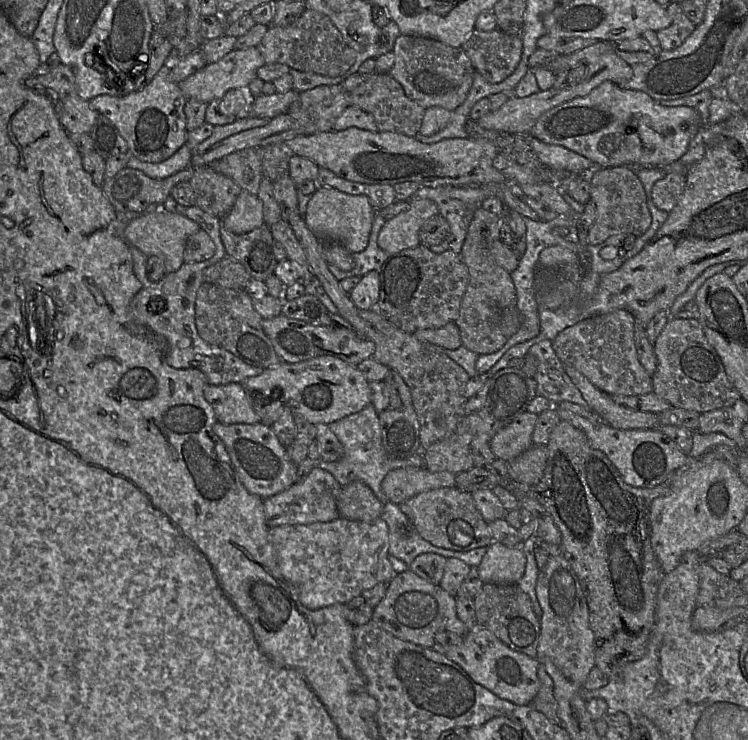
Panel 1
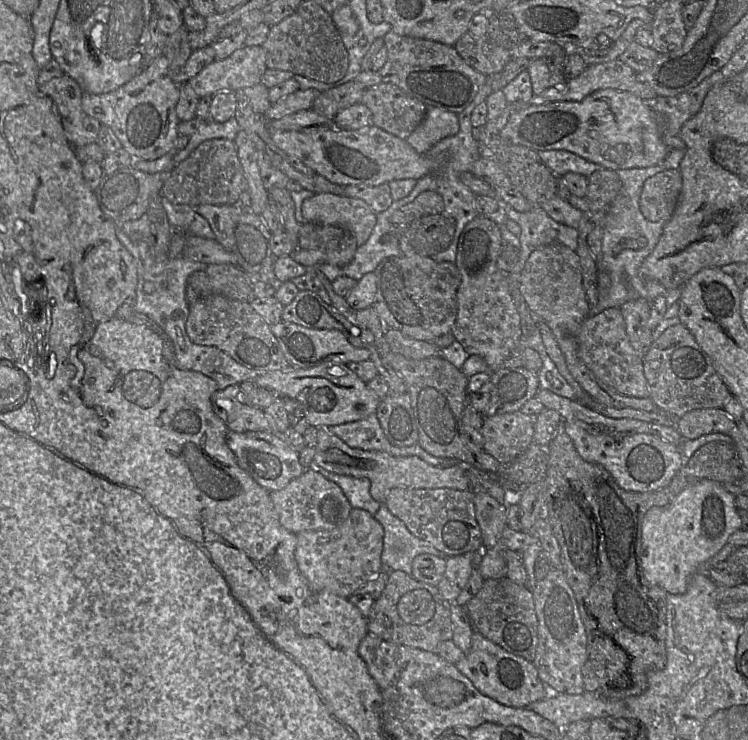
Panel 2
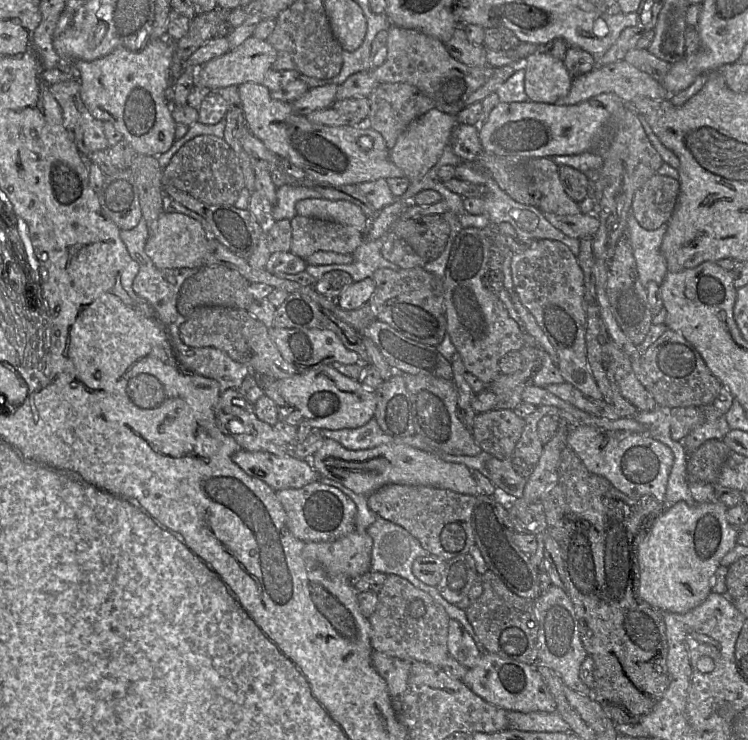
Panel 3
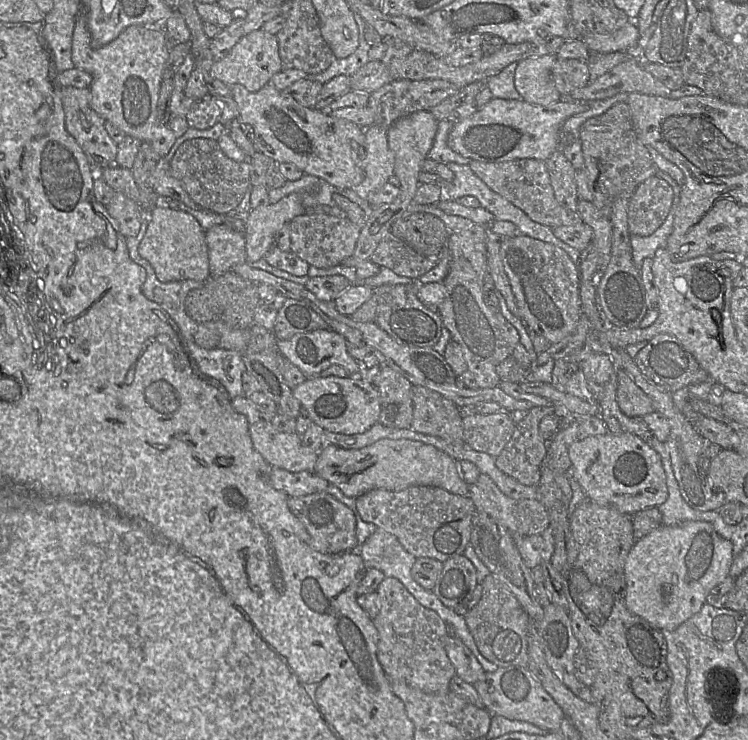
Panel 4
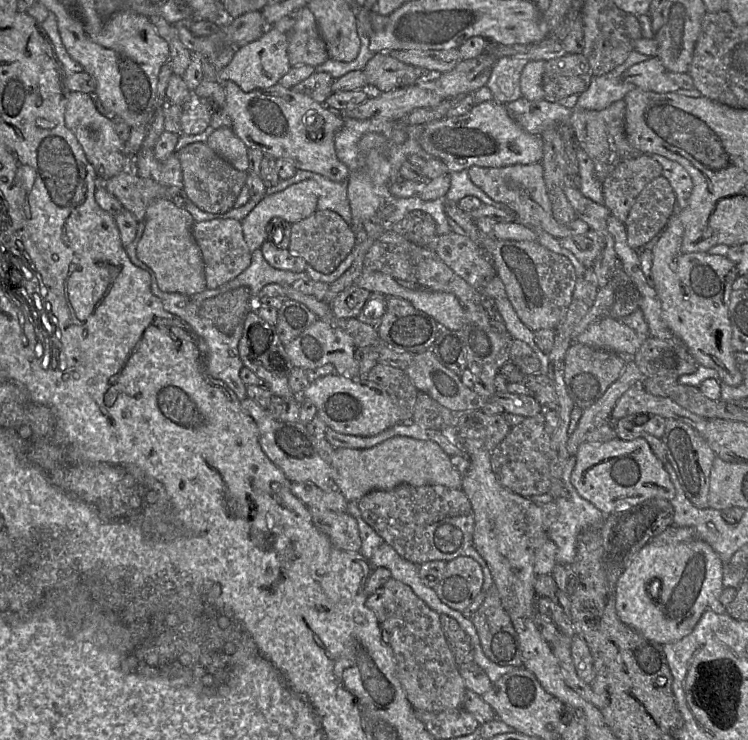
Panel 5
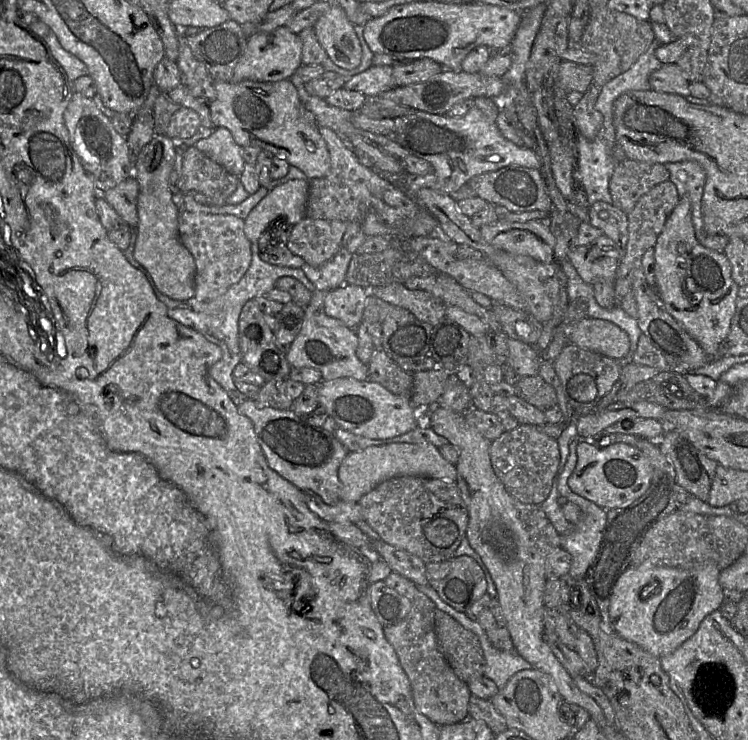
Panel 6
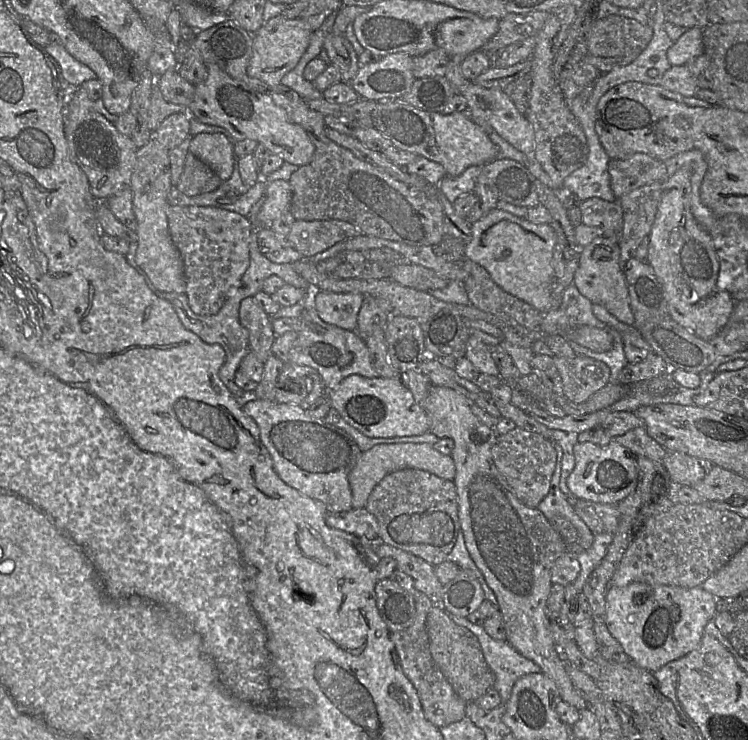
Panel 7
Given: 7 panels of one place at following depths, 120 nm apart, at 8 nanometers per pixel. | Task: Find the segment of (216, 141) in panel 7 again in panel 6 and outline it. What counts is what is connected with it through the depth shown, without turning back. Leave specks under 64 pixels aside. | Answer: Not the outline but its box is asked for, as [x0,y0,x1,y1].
[194,128,246,178]

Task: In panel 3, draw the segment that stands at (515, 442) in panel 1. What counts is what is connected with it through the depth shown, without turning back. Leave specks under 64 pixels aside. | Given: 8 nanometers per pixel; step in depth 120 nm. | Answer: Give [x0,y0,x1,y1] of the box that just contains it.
[471,409,524,460]

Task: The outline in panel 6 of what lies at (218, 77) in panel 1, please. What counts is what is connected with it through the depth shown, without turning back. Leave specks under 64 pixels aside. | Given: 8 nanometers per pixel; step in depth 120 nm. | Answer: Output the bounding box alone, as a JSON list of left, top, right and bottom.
[230,26,302,83]

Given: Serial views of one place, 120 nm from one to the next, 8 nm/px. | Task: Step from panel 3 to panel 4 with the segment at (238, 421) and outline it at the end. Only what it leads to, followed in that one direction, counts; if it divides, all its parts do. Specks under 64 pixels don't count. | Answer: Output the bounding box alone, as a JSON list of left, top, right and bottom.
[231,396,319,473]

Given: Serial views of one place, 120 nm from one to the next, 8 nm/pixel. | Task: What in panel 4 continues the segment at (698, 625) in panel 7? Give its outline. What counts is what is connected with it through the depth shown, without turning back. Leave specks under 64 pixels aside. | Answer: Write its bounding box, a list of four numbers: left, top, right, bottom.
[625,521,732,631]

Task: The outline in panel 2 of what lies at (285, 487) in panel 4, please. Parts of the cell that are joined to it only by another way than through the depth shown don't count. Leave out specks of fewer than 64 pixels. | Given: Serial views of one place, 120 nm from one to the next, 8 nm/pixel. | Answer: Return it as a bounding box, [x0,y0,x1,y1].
[227,431,305,492]

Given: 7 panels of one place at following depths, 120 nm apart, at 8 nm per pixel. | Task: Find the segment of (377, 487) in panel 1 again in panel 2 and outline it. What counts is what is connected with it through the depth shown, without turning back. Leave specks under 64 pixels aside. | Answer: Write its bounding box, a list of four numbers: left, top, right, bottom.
[316,413,458,516]

